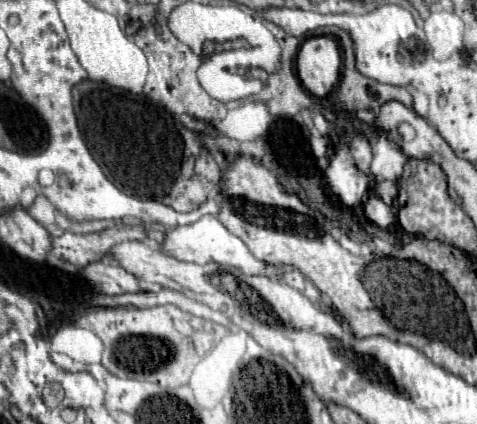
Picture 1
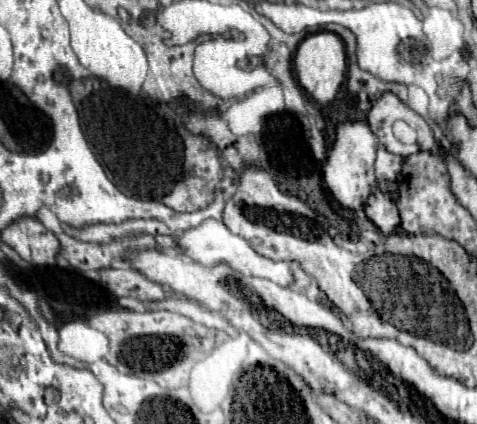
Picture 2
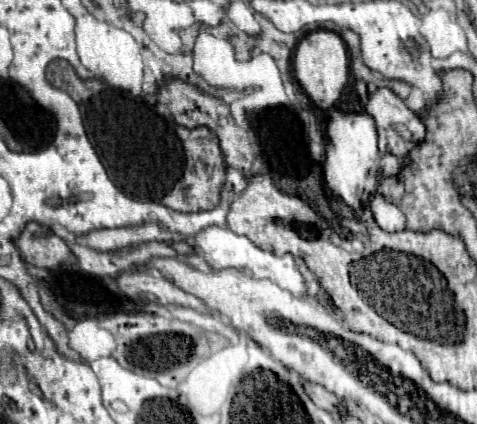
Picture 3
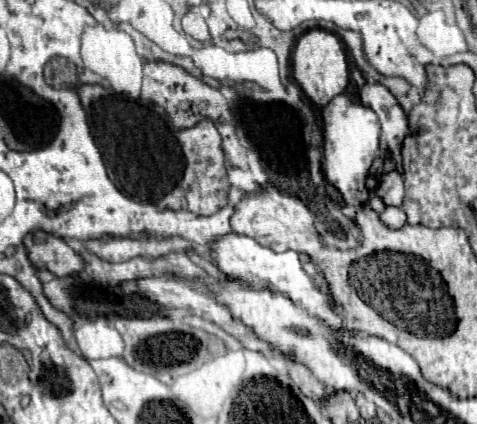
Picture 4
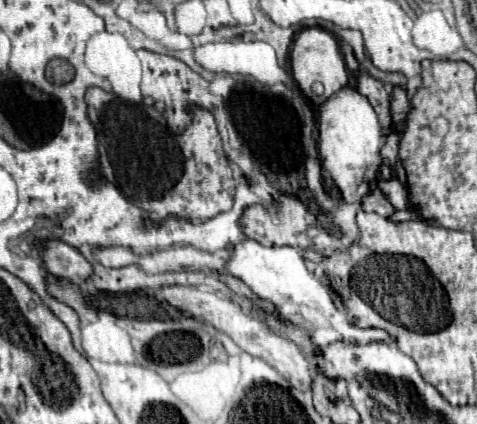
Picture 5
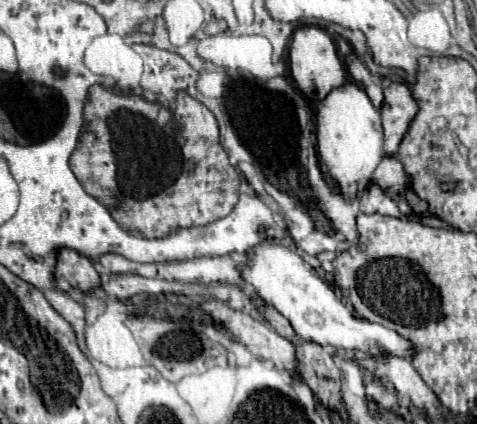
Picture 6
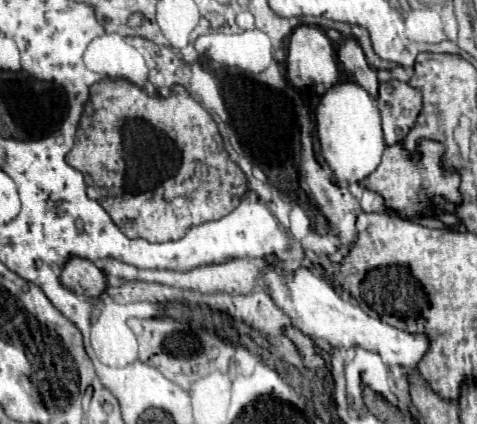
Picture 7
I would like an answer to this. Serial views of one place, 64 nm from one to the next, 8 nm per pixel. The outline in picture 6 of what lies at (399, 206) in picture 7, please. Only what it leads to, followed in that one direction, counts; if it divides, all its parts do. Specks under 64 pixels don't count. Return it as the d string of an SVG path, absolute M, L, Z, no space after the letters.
M384 156L384 160L380 162L372 176L372 182L378 184L384 192L402 194L404 186L408 184L408 176L396 156Z

